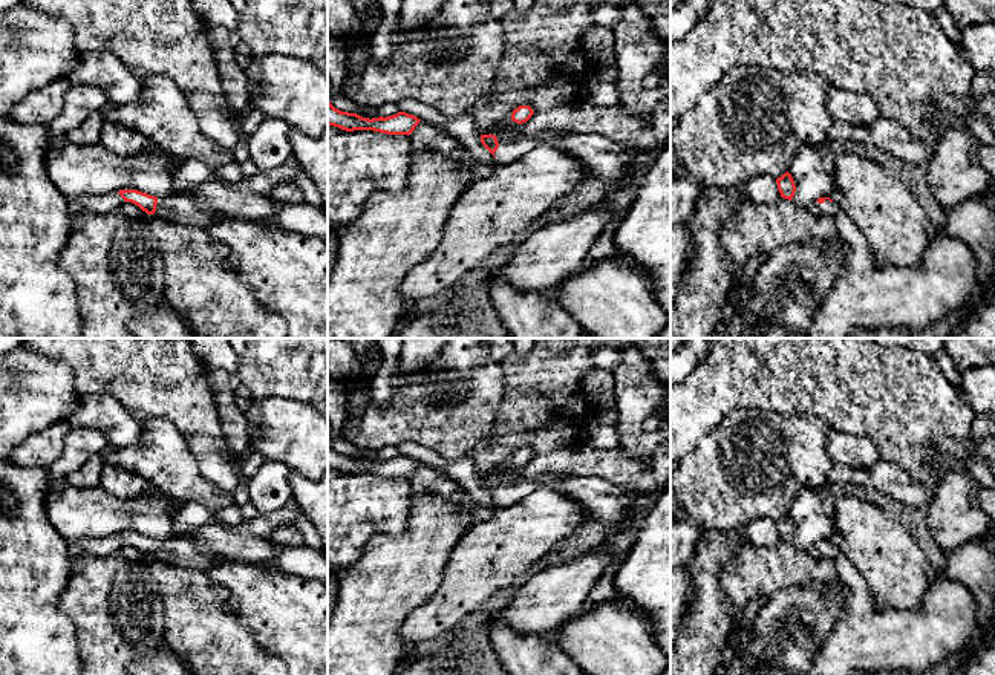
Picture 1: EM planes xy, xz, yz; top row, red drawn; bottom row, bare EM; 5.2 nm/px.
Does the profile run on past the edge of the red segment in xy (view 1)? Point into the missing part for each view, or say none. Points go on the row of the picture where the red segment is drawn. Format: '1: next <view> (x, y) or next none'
1: next xy (212, 196)

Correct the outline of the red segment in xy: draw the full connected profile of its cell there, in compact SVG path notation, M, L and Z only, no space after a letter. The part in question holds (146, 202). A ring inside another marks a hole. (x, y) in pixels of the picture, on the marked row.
M216 178L199 184L185 194L158 199L138 190L118 191L126 202L138 205L147 214L185 225L204 225L210 213L234 219L265 220L276 213L277 202L271 196L234 190Z

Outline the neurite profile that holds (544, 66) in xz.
M533 5L527 11L511 8L502 18L504 57L496 70L490 92L468 112L481 135L499 135L501 127L517 126L511 113L519 106L530 106L533 112L543 112L559 106L582 103L583 86L597 70L583 51L583 35L595 21L591 8L573 5L569 8L543 8Z

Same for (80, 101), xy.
M72 86L66 92L60 115L49 122L55 138L78 127L89 115L101 112L110 103L106 90L98 86Z

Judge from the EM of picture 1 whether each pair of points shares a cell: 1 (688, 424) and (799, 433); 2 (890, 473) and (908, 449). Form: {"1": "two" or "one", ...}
{"1": "two", "2": "two"}

